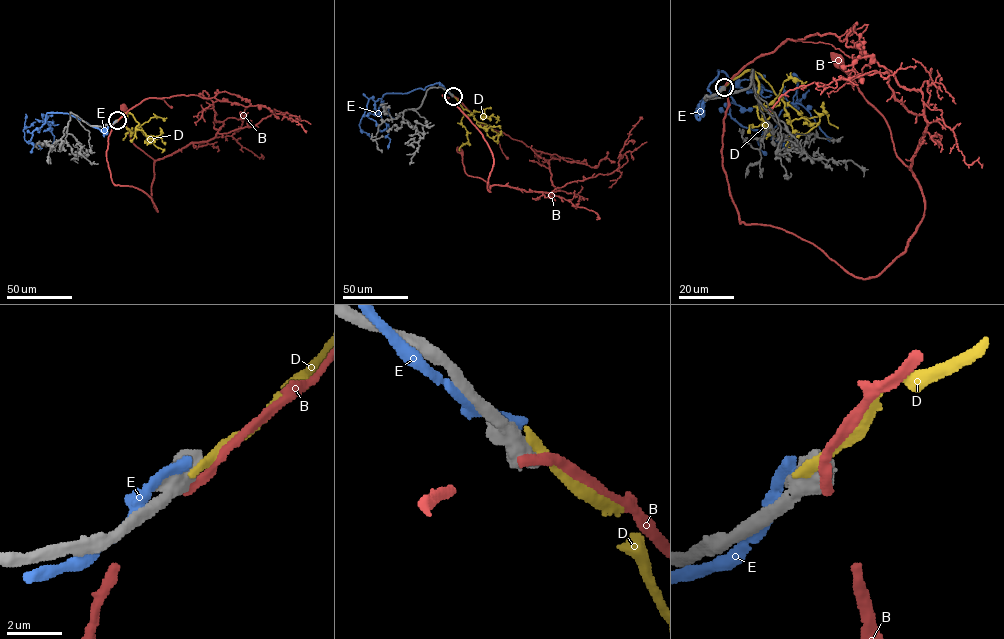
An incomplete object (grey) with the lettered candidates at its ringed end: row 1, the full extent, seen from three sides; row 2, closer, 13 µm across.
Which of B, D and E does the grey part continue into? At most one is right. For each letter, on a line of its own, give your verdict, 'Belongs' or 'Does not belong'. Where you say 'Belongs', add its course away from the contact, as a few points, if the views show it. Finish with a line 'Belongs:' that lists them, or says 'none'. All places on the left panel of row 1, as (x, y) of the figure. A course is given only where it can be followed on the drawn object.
B: Does not belong
D: Does not belong
E: Does not belong
Belongs: none

